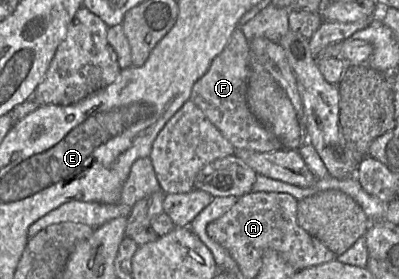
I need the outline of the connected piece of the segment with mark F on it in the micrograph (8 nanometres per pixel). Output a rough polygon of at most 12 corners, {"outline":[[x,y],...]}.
{"outline":[[240,28],[191,89],[235,148],[282,149],[246,100],[251,52]]}

